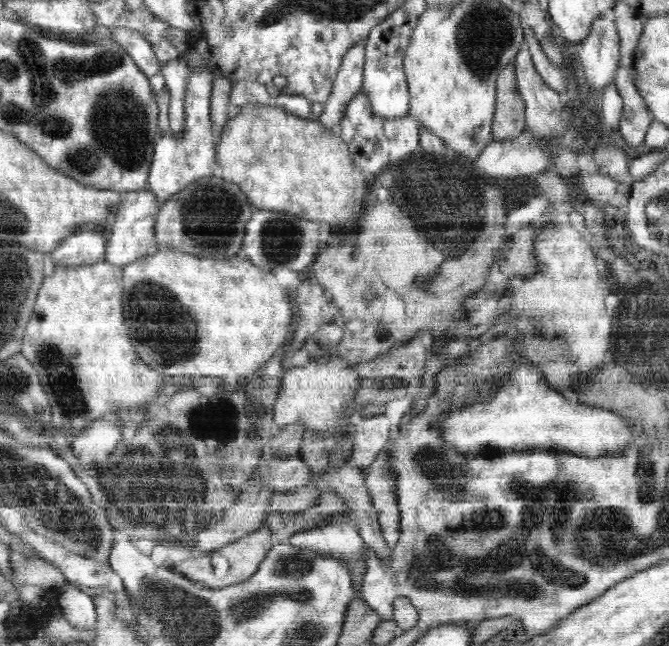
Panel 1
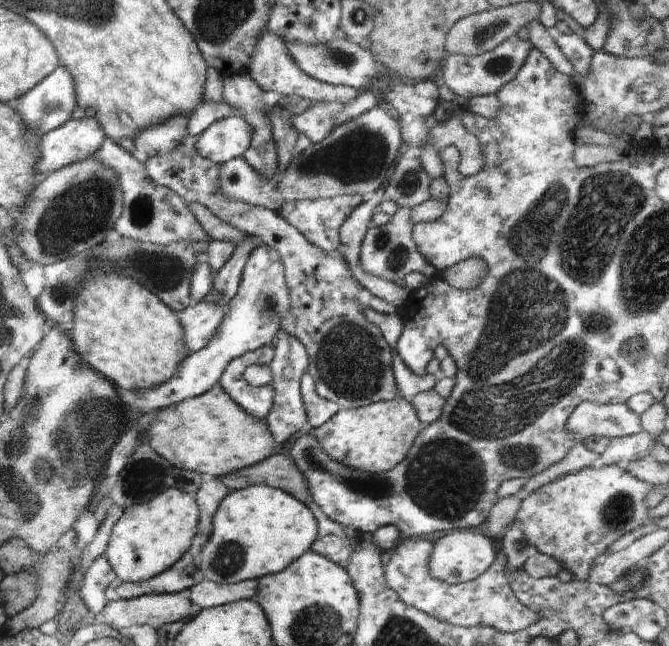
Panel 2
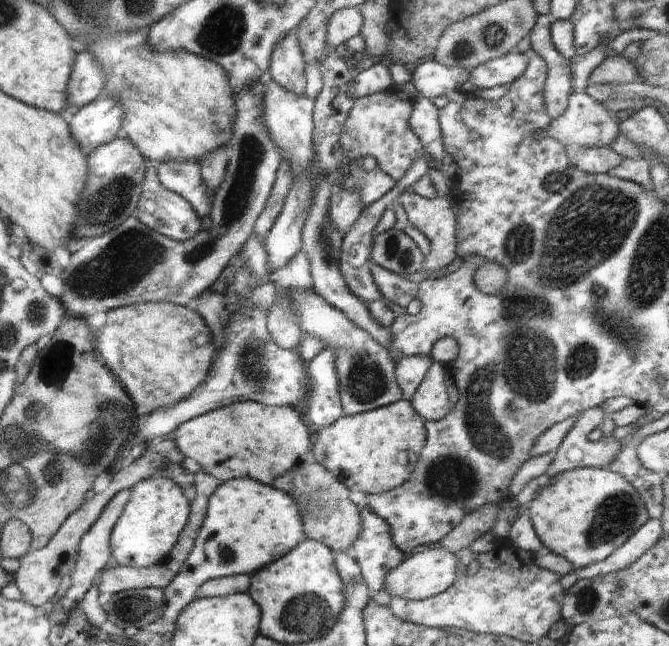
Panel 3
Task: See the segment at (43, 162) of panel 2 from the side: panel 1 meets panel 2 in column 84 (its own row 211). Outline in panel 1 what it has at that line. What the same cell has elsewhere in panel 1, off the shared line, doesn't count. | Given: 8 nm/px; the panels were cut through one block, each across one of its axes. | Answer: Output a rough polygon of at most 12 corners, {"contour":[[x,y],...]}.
{"contour":[[147,188],[124,193],[105,260],[123,269],[157,250],[160,206]]}

